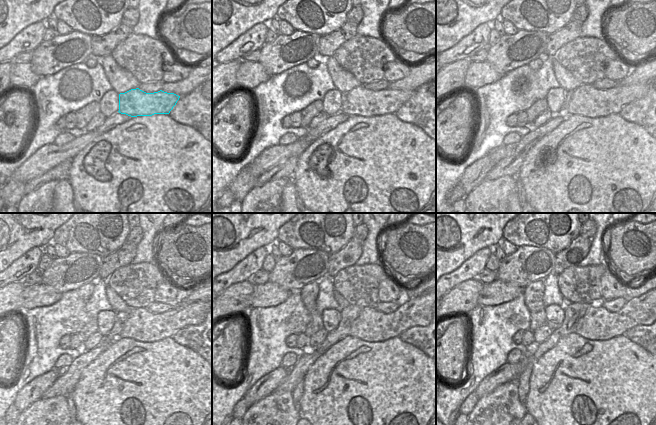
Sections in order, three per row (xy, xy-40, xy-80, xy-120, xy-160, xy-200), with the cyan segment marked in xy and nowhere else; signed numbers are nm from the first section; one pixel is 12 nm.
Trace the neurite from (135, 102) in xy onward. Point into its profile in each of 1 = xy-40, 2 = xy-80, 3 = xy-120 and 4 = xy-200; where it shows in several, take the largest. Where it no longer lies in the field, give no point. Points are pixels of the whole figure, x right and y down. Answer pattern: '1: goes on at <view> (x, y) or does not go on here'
1: goes on at xy-40 (360, 101)
2: goes on at xy-80 (587, 101)
3: goes on at xy-120 (142, 325)
4: goes on at xy-200 (598, 323)

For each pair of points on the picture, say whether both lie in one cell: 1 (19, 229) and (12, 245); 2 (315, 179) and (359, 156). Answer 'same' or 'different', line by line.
1: same
2: same

